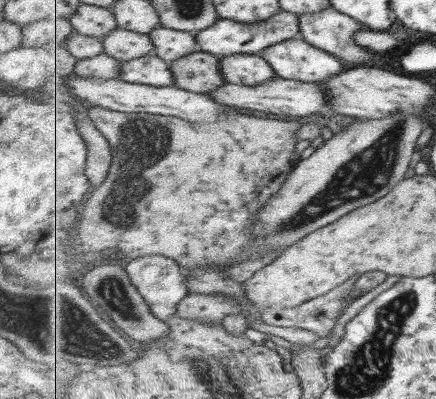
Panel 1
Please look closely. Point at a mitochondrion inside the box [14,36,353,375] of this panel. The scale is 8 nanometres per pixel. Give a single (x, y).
(123, 204)

